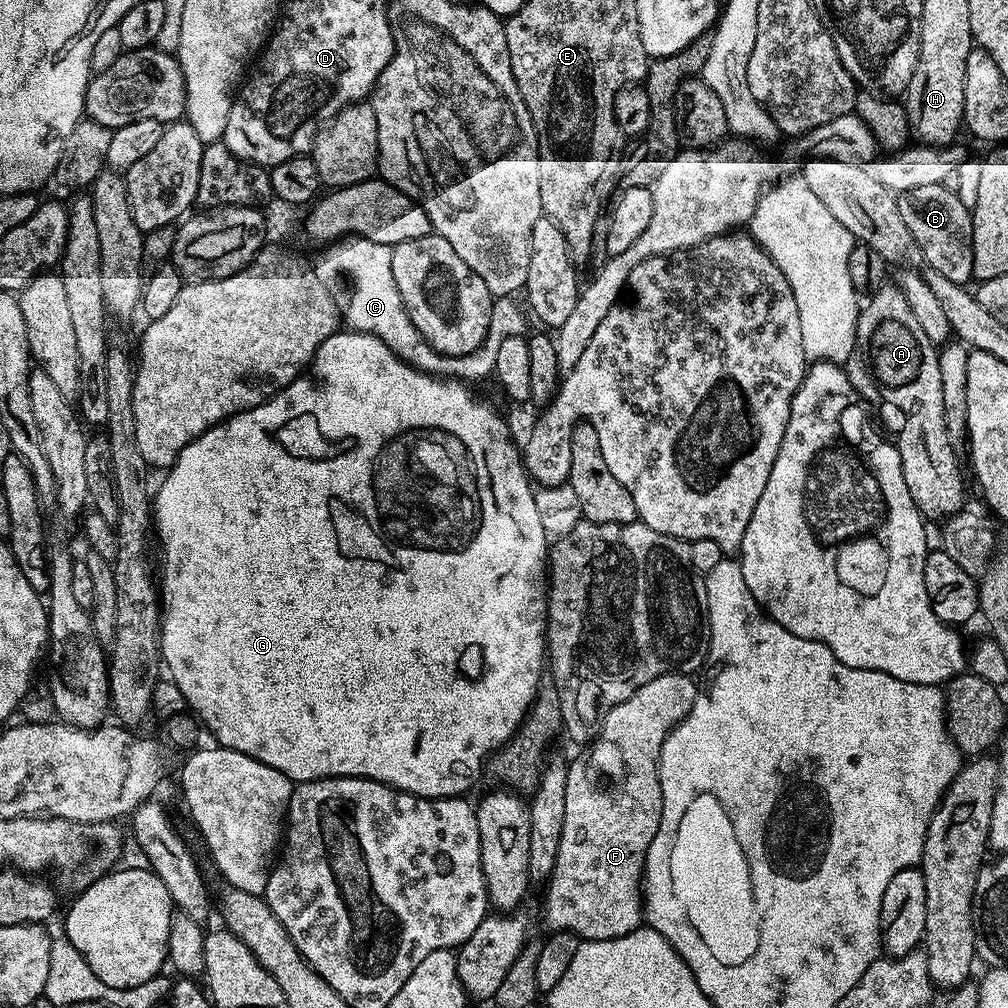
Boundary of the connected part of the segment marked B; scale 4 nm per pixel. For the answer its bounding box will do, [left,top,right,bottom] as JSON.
[896,182,974,285]

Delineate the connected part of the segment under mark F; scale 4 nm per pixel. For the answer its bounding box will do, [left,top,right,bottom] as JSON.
[544,670,698,941]

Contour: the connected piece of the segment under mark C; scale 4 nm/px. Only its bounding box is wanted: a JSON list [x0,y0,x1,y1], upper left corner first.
[324,238,524,381]

